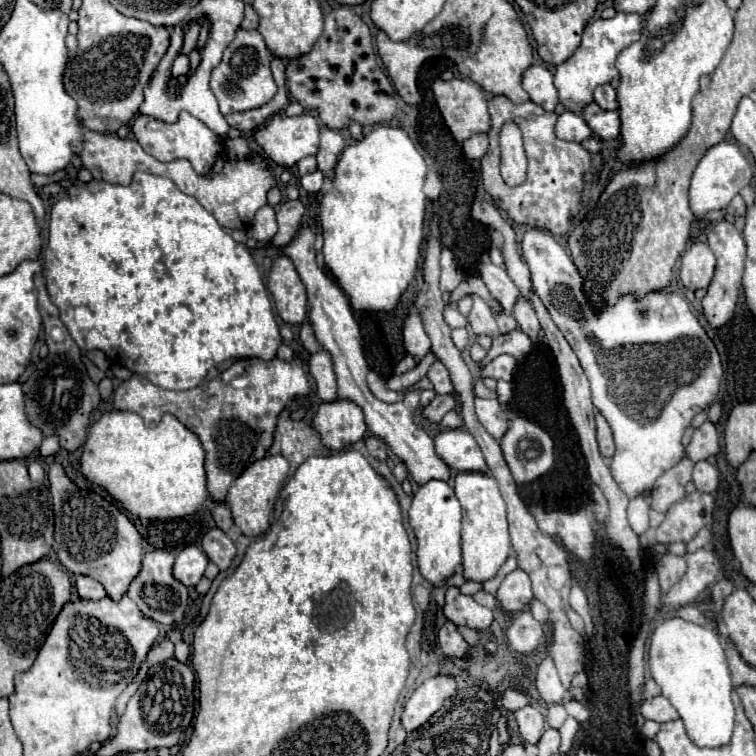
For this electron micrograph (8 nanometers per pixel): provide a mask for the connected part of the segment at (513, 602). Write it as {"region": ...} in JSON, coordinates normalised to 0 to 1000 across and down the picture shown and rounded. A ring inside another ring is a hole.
{"region":[[[688,751],[675,757],[664,767],[664,775],[659,778],[656,791],[664,796],[667,807],[672,807],[675,812],[690,810],[701,799],[701,794],[706,791],[698,759],[693,754],[688,754]]]}

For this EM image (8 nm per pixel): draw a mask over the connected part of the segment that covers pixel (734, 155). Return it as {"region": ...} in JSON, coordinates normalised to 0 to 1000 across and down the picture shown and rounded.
{"region":[[[952,188],[942,193],[929,212],[923,214],[915,243],[913,243],[913,275],[921,291],[929,291],[939,278],[960,275],[963,267],[989,243],[995,243],[997,222],[989,214],[989,209],[979,201],[979,196],[971,188]]]}

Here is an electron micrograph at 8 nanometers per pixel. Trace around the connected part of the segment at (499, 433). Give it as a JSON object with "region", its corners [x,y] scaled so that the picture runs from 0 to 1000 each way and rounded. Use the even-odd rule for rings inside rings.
{"region":[[[630,526],[627,537],[630,537],[630,550],[635,561],[643,566],[643,571],[651,574],[656,582],[661,582],[672,569],[672,550],[667,540],[659,534],[659,529]]]}

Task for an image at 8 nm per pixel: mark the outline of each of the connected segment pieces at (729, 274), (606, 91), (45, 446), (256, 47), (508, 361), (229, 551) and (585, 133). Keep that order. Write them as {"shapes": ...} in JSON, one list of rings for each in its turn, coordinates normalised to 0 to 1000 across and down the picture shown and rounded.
{"shapes":[[[[955,291],[955,294],[947,294],[939,302],[939,307],[937,307],[937,325],[939,325],[939,331],[947,339],[947,360],[944,360],[944,368],[942,368],[942,373],[937,378],[937,389],[929,397],[929,410],[931,410],[931,418],[934,418],[937,429],[942,434],[952,434],[971,415],[971,405],[974,405],[974,397],[976,397],[976,389],[979,389],[979,378],[981,378],[987,323],[984,323],[981,310],[974,304],[974,299],[960,294],[960,291]]],[[[807,111],[791,114],[786,119],[786,135],[799,143],[799,146],[817,146],[817,135],[815,135],[815,119]]],[[[63,577],[63,579],[58,579],[56,582],[56,587],[53,587],[53,603],[71,603],[77,595],[79,595],[79,590],[77,590],[77,579],[74,577]]],[[[320,37],[312,42],[312,50],[299,63],[294,82],[280,93],[280,106],[278,106],[278,116],[283,127],[288,130],[294,151],[307,151],[315,146],[333,146],[360,132],[368,114],[357,95],[357,74],[360,71],[352,63],[344,42],[339,40],[328,42]]],[[[664,468],[664,471],[656,471],[640,487],[635,487],[635,500],[653,500],[653,503],[675,505],[680,489],[683,489],[683,474],[677,474],[672,468]]],[[[278,698],[270,712],[267,712],[267,728],[272,730],[272,735],[291,751],[299,754],[310,735],[312,735],[312,722],[310,717],[291,701],[291,698]]],[[[754,146],[738,153],[733,175],[741,185],[757,185],[757,188],[770,188],[783,180],[783,172],[778,169],[775,159],[767,151],[759,151]]]]}

